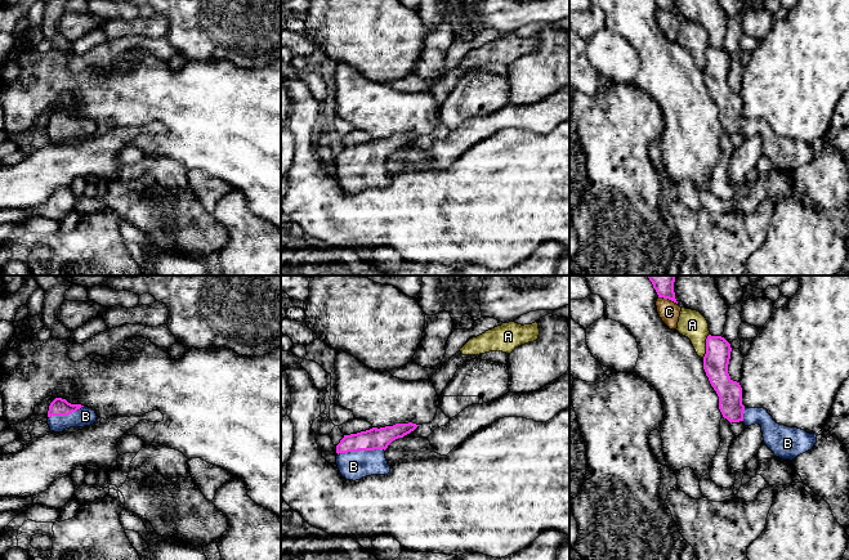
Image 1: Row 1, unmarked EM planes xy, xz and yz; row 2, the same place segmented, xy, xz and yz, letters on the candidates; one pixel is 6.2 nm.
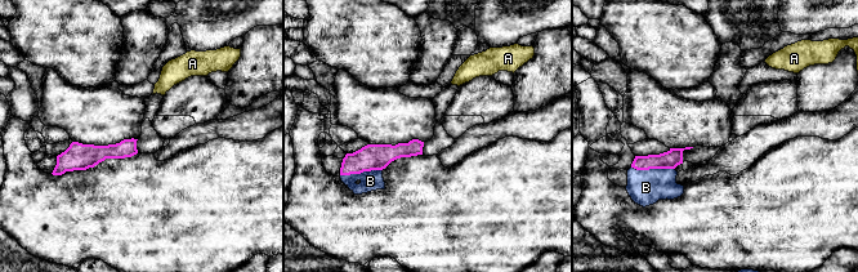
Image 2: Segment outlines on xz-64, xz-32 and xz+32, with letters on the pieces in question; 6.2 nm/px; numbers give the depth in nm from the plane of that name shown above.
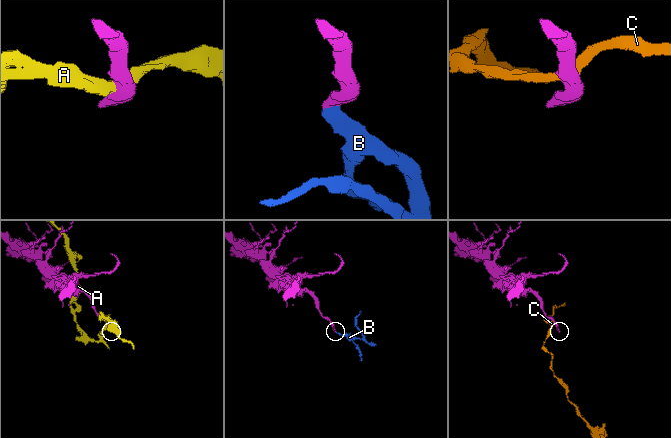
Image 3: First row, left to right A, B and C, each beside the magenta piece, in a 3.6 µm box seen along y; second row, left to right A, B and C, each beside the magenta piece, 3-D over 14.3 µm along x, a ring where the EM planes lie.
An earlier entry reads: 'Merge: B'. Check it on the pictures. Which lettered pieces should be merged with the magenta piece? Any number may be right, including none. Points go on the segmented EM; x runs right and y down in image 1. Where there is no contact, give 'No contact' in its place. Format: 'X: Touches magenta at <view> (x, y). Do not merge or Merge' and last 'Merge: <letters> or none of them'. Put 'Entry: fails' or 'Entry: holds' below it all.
A: Touches magenta at yz (706, 345). Do not merge
B: Touches magenta at xz (361, 449). Merge
C: Touches magenta at yz (667, 298). Do not merge
Merge: B
Entry: holds

